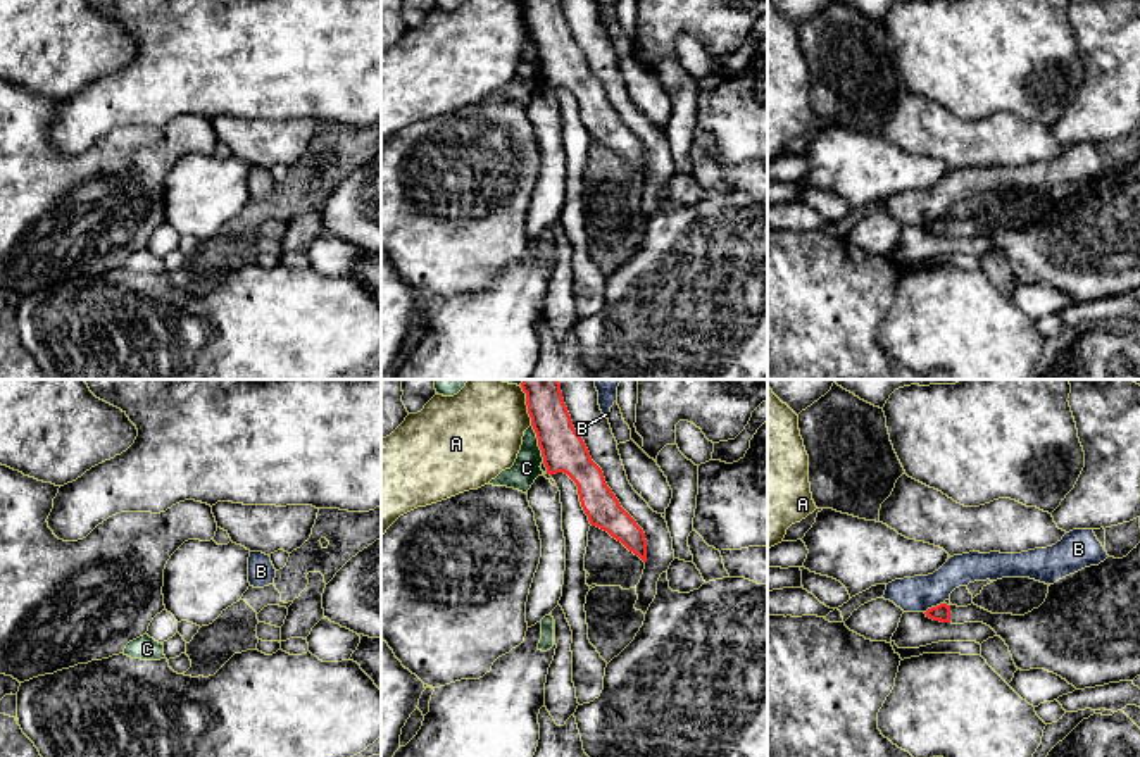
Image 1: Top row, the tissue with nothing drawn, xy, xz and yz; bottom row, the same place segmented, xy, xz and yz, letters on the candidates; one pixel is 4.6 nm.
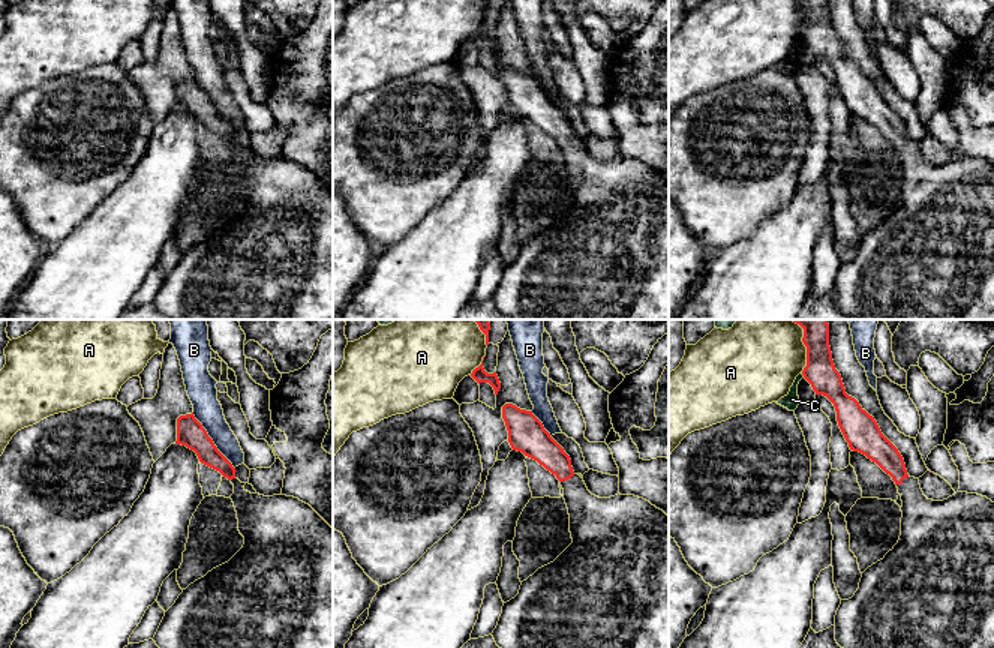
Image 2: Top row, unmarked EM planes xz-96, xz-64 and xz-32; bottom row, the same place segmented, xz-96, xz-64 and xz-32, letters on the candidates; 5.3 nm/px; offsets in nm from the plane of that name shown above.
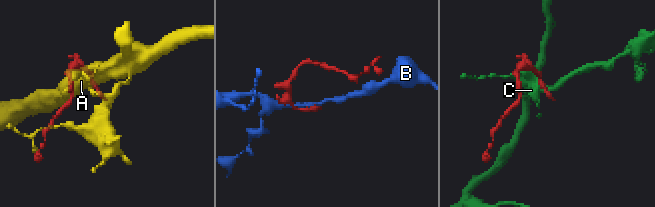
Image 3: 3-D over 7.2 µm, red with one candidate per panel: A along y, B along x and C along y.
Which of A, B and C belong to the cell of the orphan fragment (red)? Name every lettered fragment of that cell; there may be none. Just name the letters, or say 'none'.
none

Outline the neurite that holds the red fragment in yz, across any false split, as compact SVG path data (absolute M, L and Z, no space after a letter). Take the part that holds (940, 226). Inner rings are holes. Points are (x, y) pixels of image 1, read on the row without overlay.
M1140 157L1123 172L1107 171L1055 195L1045 216L1024 229L992 228L974 217L940 217L924 228L940 236L983 236L1005 255L1018 283L1045 283L1076 303L1133 295L1140 290Z

